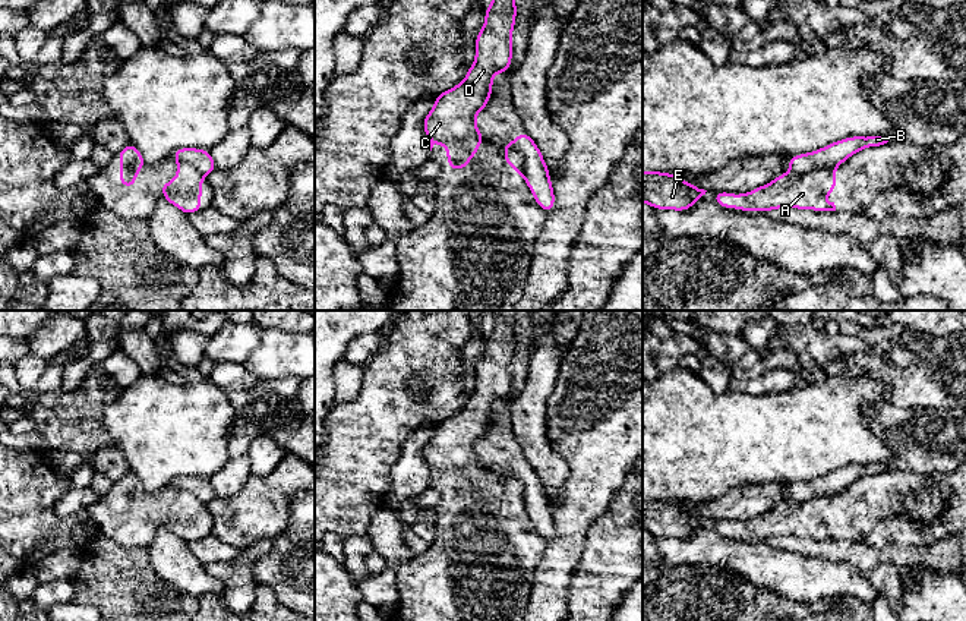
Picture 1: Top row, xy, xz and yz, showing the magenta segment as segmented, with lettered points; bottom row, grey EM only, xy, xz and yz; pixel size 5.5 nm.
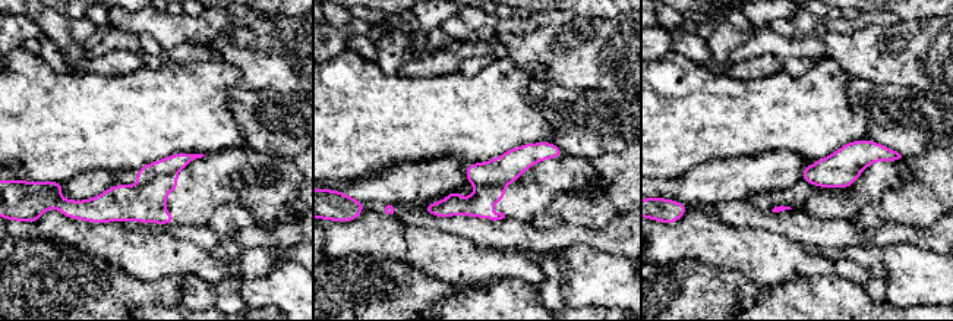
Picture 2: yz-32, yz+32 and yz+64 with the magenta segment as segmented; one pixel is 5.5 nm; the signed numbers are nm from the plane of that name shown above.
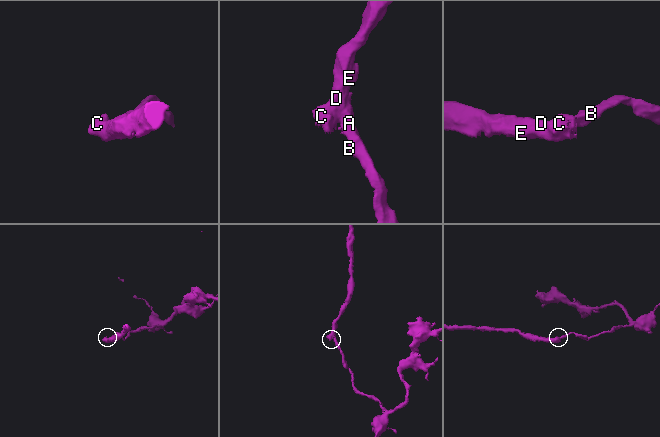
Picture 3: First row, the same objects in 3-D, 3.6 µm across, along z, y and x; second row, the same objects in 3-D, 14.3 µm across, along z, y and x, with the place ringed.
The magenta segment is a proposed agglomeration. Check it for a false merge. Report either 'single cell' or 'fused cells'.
fused cells

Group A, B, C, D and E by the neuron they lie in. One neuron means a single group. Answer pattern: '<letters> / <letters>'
A C D E / B

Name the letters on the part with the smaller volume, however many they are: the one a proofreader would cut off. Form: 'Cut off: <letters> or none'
Cut off: A, C, D, E

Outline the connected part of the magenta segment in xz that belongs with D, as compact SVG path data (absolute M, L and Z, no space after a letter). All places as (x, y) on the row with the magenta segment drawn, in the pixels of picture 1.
M493 0L484 15L484 25L476 37L476 59L464 81L441 92L423 119L430 151L435 144L445 145L449 170L464 170L471 155L479 154L484 136L476 126L476 114L489 103L493 75L505 75L511 67L515 0Z

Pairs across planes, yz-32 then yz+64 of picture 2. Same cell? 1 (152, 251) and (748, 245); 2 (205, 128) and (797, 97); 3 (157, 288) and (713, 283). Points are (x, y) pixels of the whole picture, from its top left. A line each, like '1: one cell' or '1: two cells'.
1: one cell
2: one cell
3: one cell

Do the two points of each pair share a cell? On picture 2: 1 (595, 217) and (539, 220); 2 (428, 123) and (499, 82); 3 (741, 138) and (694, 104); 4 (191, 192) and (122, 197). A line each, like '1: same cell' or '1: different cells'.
1: same cell
2: same cell
3: same cell
4: same cell

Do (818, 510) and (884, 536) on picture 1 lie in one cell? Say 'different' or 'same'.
different

